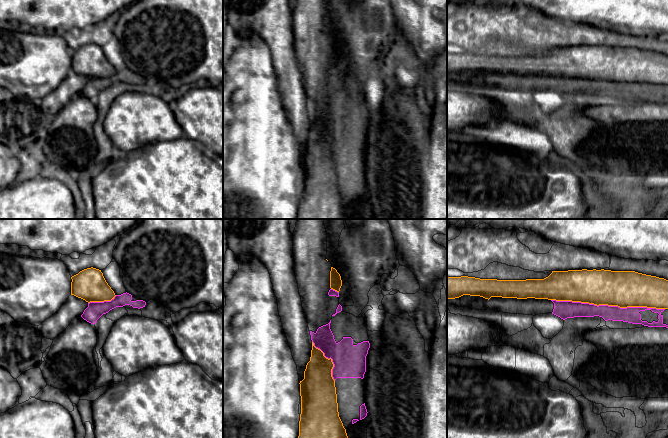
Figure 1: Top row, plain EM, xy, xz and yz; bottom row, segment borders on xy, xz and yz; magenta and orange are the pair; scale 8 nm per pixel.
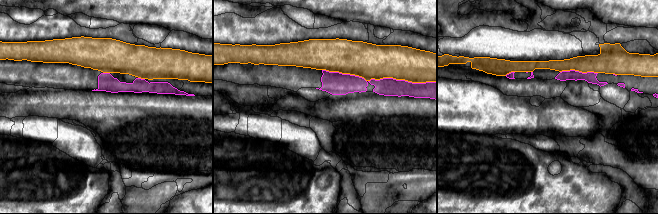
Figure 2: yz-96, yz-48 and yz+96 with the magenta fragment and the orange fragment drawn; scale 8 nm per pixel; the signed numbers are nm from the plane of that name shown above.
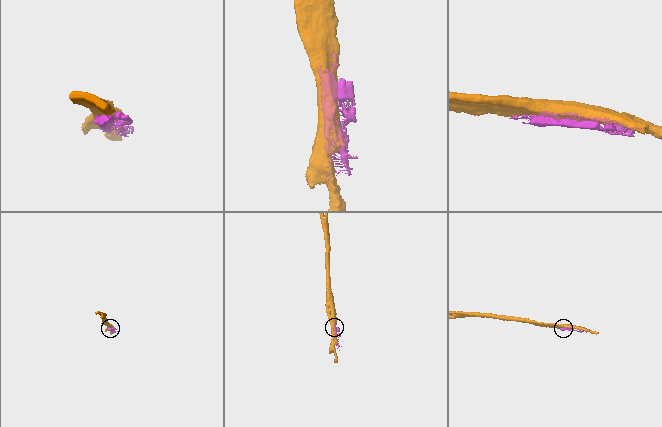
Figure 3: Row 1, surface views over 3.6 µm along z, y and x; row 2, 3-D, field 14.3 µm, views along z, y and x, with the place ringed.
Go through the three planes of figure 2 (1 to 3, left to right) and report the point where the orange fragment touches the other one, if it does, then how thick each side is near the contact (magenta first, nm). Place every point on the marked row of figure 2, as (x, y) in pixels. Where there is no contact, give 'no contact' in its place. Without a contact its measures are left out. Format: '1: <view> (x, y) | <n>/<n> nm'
1: yz-96 (106, 73) | 140/280 nm
2: yz-48 (402, 80) | 140/280 nm
3: yz+96 (578, 71) | 90/180 nm

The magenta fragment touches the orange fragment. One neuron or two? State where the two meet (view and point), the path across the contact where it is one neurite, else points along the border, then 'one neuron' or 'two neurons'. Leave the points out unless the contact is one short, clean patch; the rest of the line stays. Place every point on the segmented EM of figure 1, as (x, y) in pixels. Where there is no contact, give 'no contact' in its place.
contact yz (607, 305); two neurons

